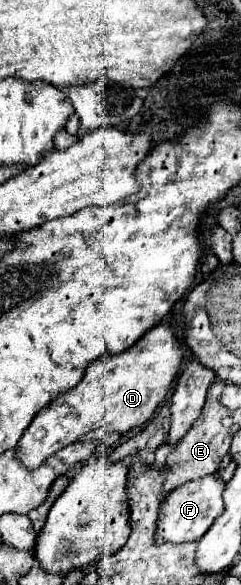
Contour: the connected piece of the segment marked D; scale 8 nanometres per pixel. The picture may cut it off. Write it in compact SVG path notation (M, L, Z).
M168 320L156 324L126 352L100 356L86 368L84 378L76 388L62 392L62 396L56 396L46 408L42 408L42 412L38 412L38 416L34 416L22 434L22 440L18 440L16 456L24 466L38 468L48 456L100 426L118 434L142 428L168 398L172 382L180 372L182 358L182 346Z

